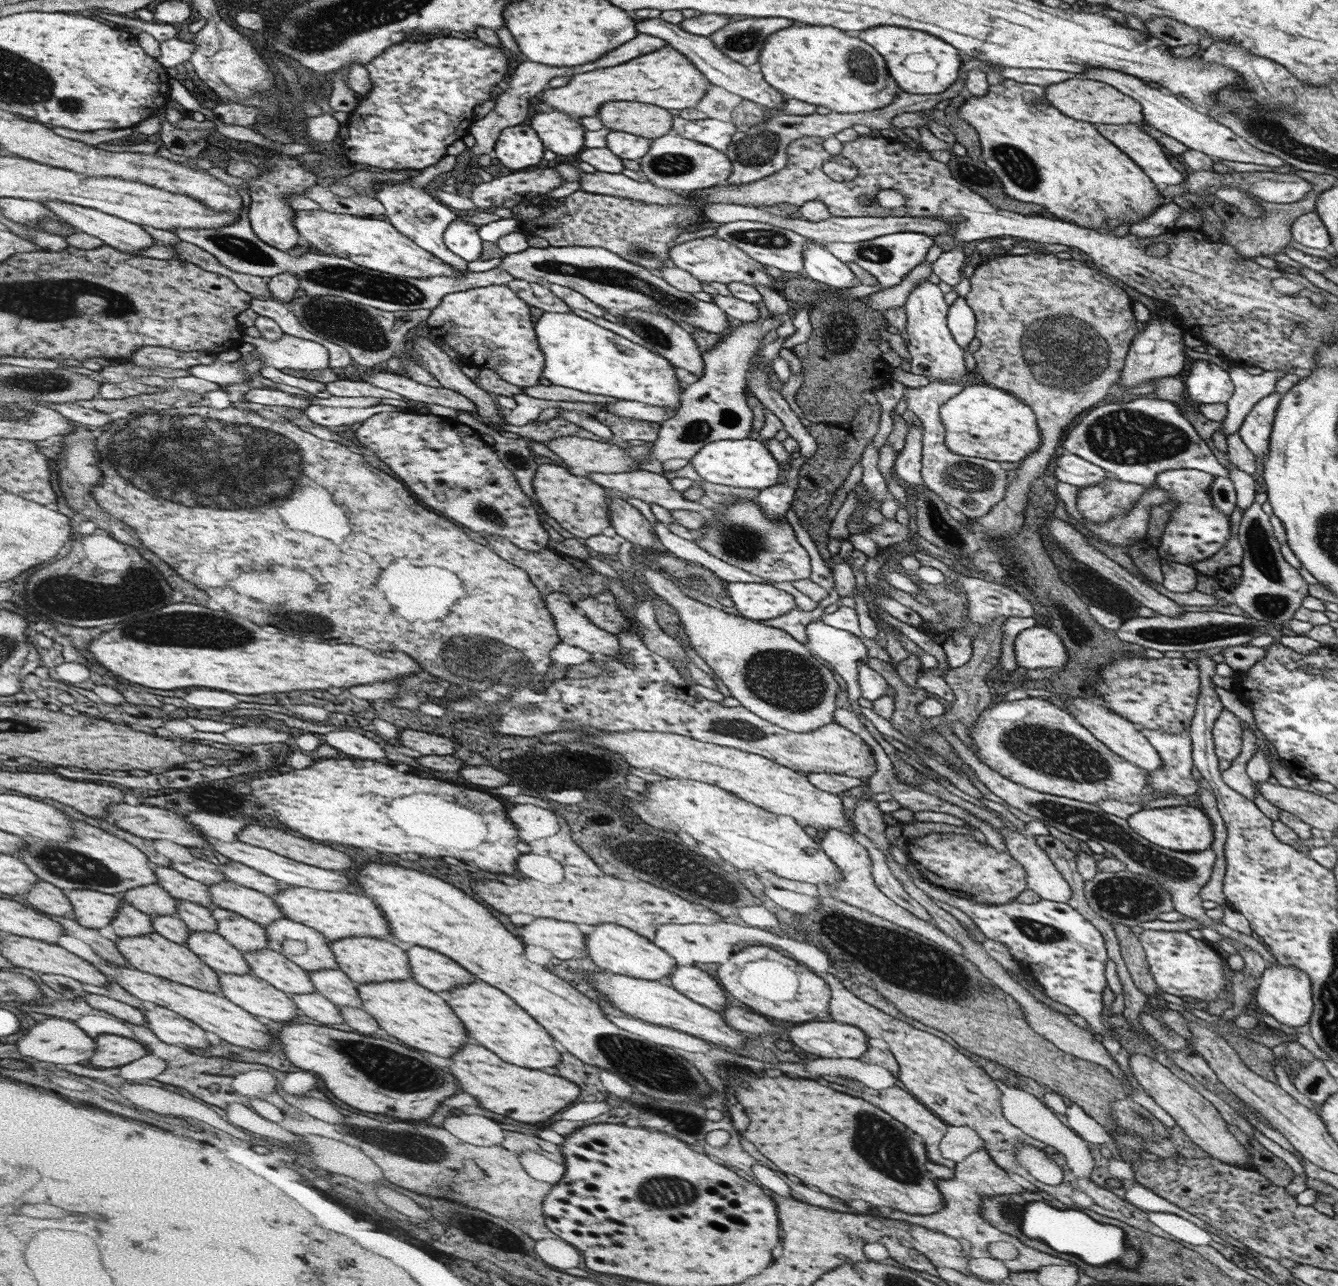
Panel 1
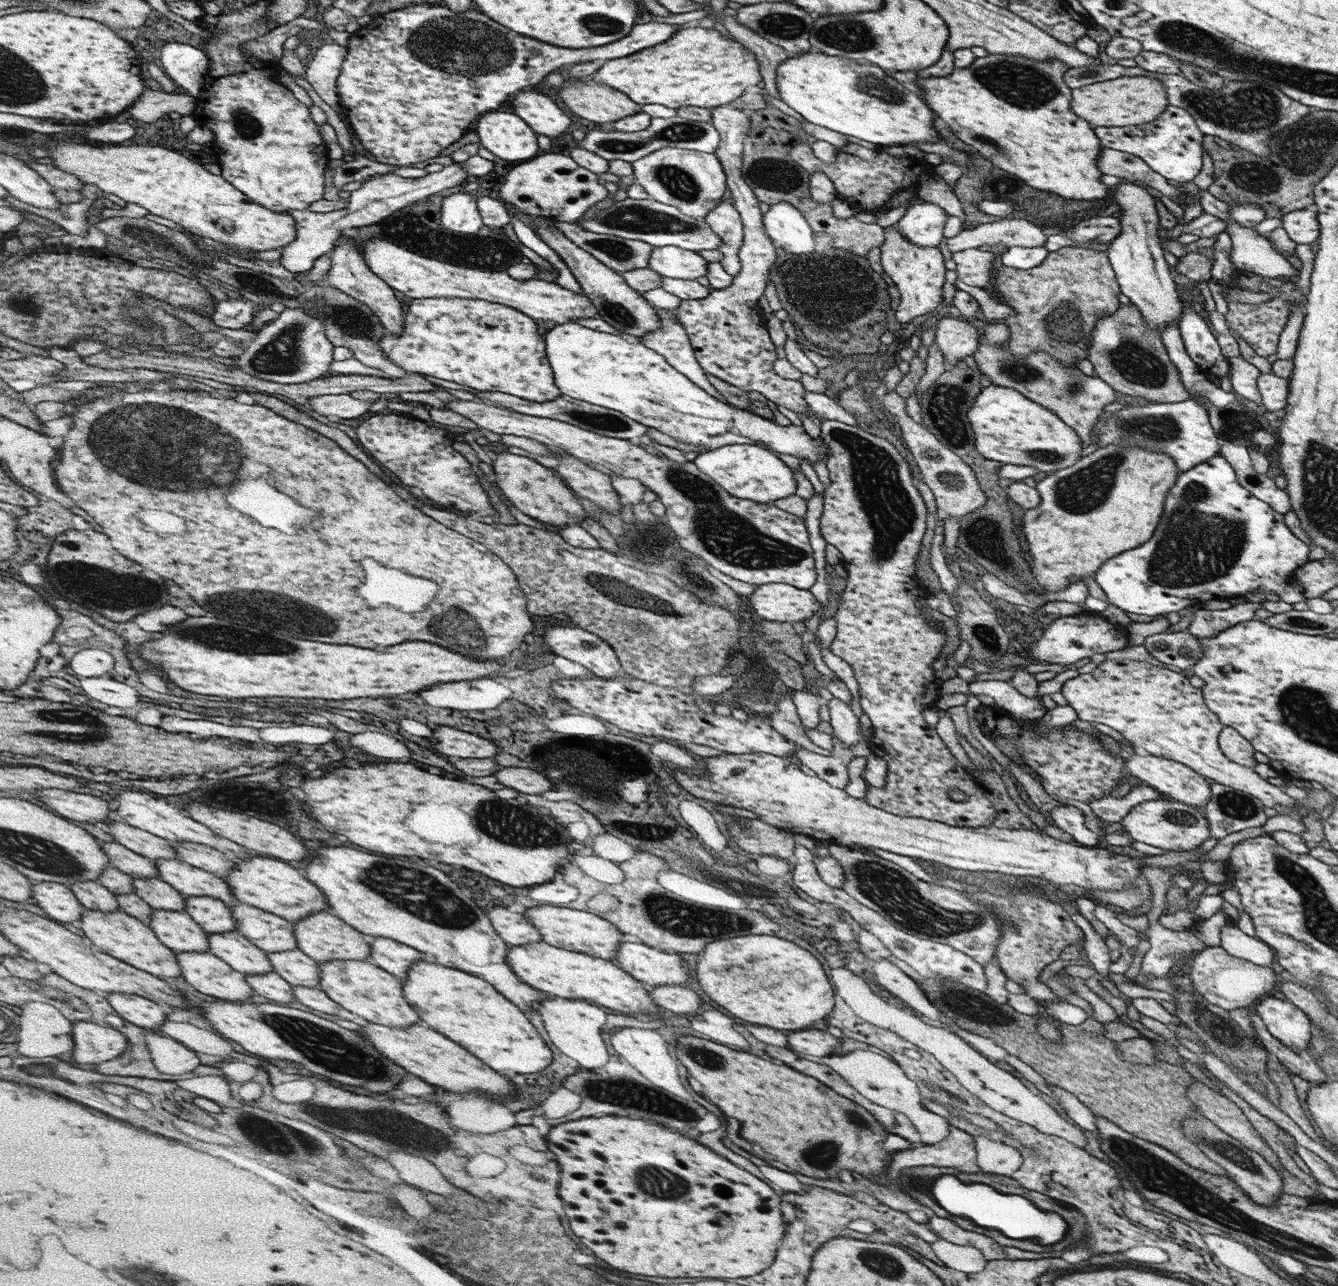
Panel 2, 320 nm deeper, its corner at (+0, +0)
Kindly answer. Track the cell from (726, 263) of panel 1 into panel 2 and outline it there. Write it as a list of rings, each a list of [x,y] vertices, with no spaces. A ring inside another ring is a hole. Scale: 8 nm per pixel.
[[[677,246],[654,247],[649,268],[662,277],[696,280],[706,274],[708,262],[694,250]]]

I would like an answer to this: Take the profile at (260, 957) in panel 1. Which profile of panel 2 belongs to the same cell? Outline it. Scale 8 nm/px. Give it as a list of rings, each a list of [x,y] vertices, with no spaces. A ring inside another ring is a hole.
[[[238,930],[223,933],[211,933],[210,953],[227,962],[245,975],[259,975],[274,971],[267,952],[256,947],[251,940],[241,935]]]

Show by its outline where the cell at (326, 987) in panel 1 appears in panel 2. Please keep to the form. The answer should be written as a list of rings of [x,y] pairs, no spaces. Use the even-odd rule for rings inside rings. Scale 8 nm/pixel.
[[[299,949],[267,953],[272,967],[292,986],[320,988],[322,985],[319,962]]]

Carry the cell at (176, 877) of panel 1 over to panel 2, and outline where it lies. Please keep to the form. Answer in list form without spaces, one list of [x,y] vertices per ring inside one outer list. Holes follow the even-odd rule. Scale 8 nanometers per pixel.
[[[101,841],[103,849],[109,854],[111,864],[114,867],[122,869],[122,872],[131,874],[134,878],[159,878],[154,861],[134,852],[131,848],[117,843],[116,841]]]

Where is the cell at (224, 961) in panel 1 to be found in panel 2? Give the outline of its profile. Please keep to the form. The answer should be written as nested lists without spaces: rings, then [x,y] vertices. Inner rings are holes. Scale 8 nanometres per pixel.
[[[154,909],[148,925],[174,952],[210,953],[210,934],[186,912]]]

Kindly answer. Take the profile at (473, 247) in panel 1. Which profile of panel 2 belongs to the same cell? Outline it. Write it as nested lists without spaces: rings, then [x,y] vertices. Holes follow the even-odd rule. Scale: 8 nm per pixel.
[[[454,193],[441,202],[441,222],[444,228],[455,233],[474,234],[483,224],[476,195]]]

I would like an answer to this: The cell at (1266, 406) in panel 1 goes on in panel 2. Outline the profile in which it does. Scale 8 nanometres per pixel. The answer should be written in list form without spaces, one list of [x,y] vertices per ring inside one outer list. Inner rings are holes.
[[[1261,373],[1257,378],[1262,404],[1262,411],[1269,416],[1282,413],[1287,405],[1289,395],[1289,380],[1276,376],[1274,373]]]

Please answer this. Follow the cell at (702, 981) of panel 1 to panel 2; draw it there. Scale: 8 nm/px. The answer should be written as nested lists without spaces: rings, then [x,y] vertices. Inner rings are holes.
[[[622,942],[615,956],[619,968],[648,985],[680,985],[688,982],[688,962],[677,953],[664,953],[663,950]]]

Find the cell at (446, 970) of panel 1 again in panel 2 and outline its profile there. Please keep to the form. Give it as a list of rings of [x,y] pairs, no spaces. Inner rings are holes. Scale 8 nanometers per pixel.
[[[374,937],[369,938],[369,942],[372,946],[372,958],[368,958],[368,962],[377,962],[379,967],[398,979],[406,978],[408,970],[415,965],[416,961],[424,961],[422,960],[424,954],[414,947],[395,942],[390,938]]]

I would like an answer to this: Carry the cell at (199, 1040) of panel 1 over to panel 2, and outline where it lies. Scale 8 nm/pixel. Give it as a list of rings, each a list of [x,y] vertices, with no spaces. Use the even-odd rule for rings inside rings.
[[[121,992],[107,994],[110,1004],[124,1018],[144,1029],[158,1032],[166,1021],[166,1013],[144,995],[126,994]]]

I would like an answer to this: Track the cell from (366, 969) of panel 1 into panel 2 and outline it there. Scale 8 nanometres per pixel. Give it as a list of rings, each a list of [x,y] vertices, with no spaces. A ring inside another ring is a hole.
[[[330,911],[315,912],[297,920],[293,923],[293,933],[296,943],[298,943],[298,949],[319,963],[340,959],[363,961],[364,958],[371,956],[372,946],[368,936]]]

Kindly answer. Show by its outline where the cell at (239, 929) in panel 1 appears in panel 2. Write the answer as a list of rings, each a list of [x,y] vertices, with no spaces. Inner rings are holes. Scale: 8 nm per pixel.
[[[207,896],[185,897],[184,912],[209,934],[236,931],[234,914],[224,901]]]

